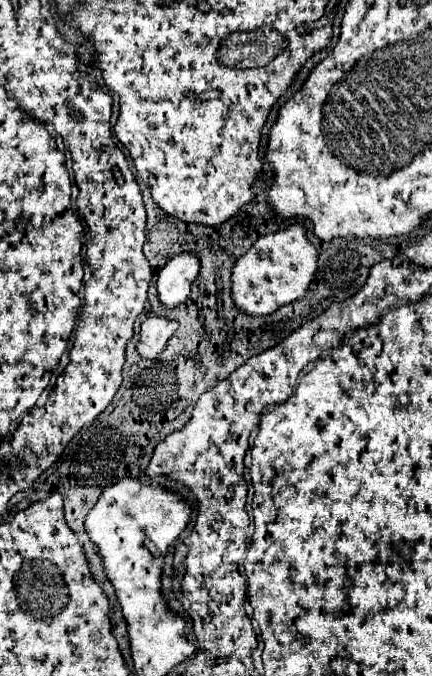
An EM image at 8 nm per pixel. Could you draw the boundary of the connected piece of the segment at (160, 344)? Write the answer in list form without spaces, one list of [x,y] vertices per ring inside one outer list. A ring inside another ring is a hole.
[[[147,318],[141,324],[141,334],[137,342],[137,352],[139,356],[153,360],[157,358],[169,340],[169,336],[177,330],[175,320],[165,320],[165,318]]]

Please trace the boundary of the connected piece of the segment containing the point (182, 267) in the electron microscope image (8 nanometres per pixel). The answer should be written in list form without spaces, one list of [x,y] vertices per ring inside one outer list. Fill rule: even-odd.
[[[191,252],[173,256],[157,278],[157,296],[165,308],[179,306],[187,300],[191,282],[199,272],[199,260]]]

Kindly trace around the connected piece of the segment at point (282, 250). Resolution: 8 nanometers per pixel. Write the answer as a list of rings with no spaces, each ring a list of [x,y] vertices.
[[[291,224],[281,232],[265,234],[233,266],[233,304],[247,316],[273,314],[277,308],[305,296],[315,270],[317,250],[305,238],[305,228],[301,224]]]

